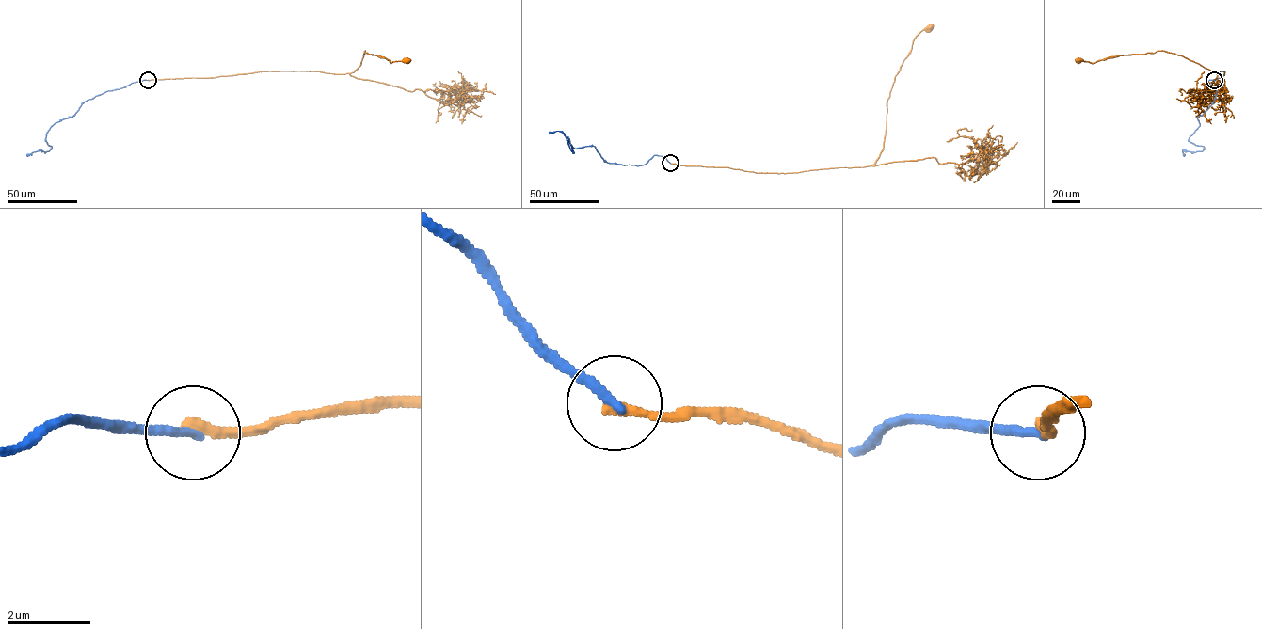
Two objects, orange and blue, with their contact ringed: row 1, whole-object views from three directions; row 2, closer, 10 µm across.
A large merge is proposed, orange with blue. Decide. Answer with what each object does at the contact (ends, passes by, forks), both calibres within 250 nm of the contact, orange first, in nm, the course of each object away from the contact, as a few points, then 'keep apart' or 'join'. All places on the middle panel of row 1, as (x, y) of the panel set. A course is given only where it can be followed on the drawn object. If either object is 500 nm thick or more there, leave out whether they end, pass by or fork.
orange ends | blue ends | 280/240 nm | orange via (670, 163), (782, 173), (871, 165), (883, 149), (886, 101), (894, 77), (913, 40), (929, 26) | blue via (670, 163), (610, 163), (549, 133) | keep apart

